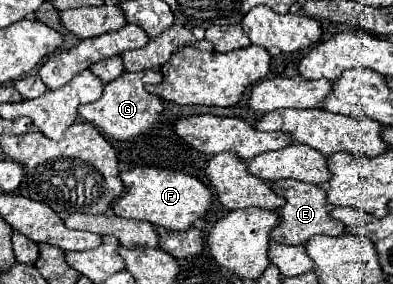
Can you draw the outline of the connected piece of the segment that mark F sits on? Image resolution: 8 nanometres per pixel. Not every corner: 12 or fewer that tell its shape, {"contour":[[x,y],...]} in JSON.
{"contour":[[178,170],[122,172],[122,218],[184,230],[212,204],[210,188]]}

